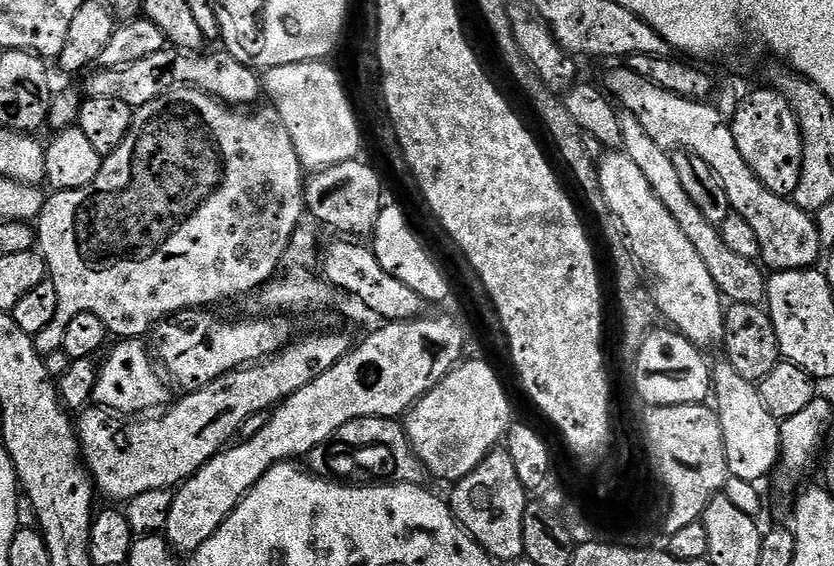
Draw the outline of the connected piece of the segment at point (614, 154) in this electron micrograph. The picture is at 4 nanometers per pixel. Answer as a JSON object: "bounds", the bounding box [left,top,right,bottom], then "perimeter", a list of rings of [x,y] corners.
{"bounds":[599,150,726,350],"perimeter":[[[612,150],[599,161],[600,194],[608,203],[608,211],[622,229],[632,252],[645,273],[650,277],[652,296],[657,302],[659,315],[668,319],[673,329],[701,350],[709,350],[724,339],[726,301],[720,295],[706,262],[698,258],[698,250],[690,246],[690,238],[682,234],[670,210],[658,202],[658,194],[650,190],[650,182],[630,162],[623,150]]]}

